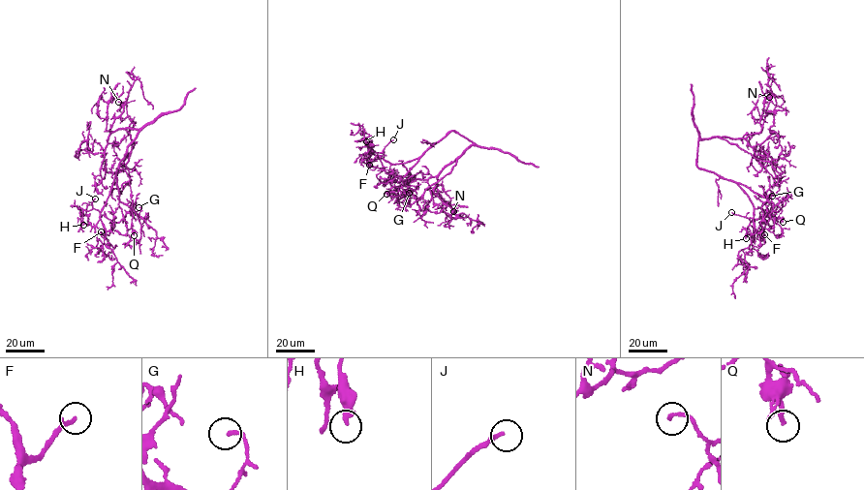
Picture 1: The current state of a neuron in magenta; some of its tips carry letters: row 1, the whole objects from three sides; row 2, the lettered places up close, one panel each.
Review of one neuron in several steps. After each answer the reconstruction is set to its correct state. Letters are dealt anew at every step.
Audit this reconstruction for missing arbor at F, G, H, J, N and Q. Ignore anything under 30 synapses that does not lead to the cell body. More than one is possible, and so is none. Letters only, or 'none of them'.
F, H, J

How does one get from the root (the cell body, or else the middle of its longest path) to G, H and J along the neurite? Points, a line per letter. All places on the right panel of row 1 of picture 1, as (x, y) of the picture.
G: (696, 158), (699, 168), (743, 184), (768, 197), (770, 202), (772, 196)
H: (696, 158), (697, 167), (732, 180), (749, 198), (754, 216), (748, 218), (751, 222), (746, 238)
J: (696, 158), (699, 168), (732, 180), (747, 196), (754, 208), (753, 218), (731, 212)

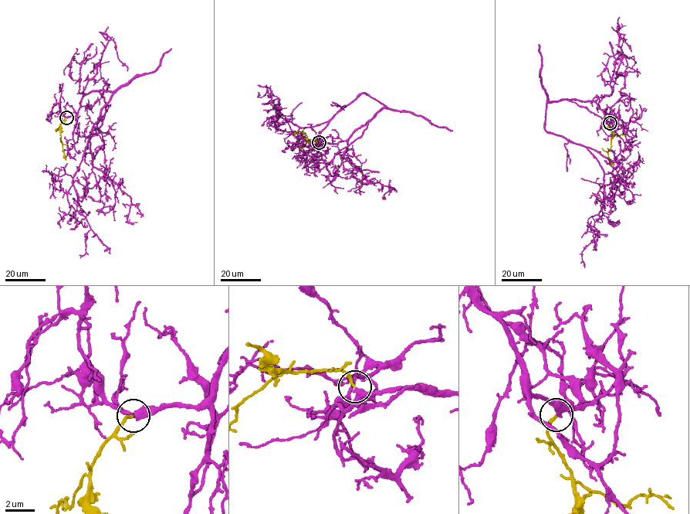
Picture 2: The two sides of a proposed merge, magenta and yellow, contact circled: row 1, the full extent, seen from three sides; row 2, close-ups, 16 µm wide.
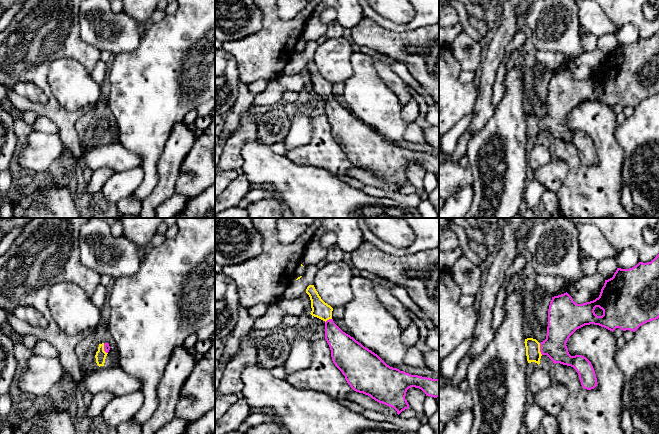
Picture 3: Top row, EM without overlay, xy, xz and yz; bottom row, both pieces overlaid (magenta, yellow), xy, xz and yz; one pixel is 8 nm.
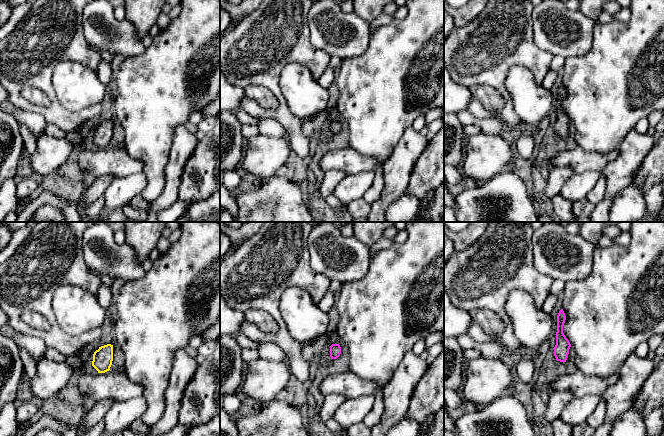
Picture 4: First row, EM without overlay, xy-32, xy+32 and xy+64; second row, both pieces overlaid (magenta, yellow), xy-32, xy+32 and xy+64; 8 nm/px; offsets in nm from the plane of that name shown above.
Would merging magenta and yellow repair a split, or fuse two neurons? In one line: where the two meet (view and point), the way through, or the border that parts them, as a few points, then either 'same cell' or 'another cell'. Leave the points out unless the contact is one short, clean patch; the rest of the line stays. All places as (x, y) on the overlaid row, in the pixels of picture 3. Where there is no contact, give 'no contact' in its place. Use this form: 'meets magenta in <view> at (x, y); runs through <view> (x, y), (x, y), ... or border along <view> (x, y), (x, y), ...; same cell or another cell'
meets magenta in yz at (540, 349); runs through yz (561, 326), (558, 332), (540, 349), (533, 353); same cell

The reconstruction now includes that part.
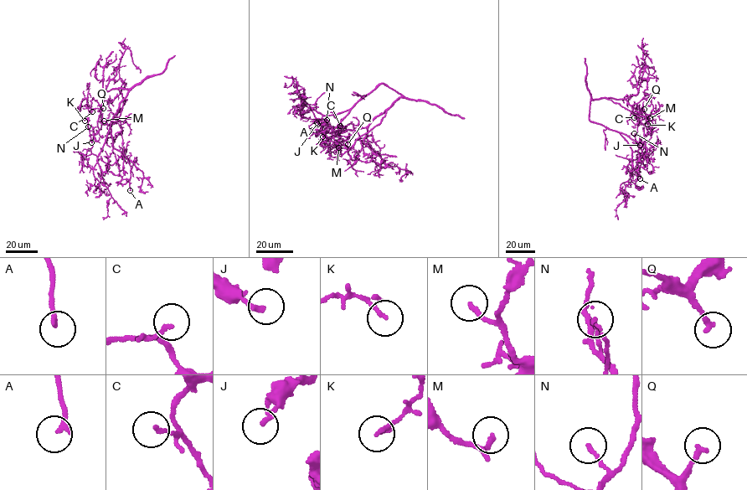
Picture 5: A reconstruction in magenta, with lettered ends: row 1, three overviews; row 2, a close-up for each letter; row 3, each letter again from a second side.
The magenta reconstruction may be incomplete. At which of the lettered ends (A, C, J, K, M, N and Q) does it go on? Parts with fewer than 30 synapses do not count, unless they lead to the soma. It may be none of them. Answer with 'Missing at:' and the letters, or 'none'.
Missing at: A, M, Q

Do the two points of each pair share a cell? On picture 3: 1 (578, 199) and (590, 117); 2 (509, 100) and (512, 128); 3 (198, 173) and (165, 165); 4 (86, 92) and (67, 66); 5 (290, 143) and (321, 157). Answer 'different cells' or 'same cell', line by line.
1: same cell
2: same cell
3: different cells
4: same cell
5: different cells

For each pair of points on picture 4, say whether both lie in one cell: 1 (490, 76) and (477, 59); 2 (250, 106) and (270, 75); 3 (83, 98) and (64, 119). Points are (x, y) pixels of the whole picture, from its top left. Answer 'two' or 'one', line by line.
1: one
2: one
3: two

